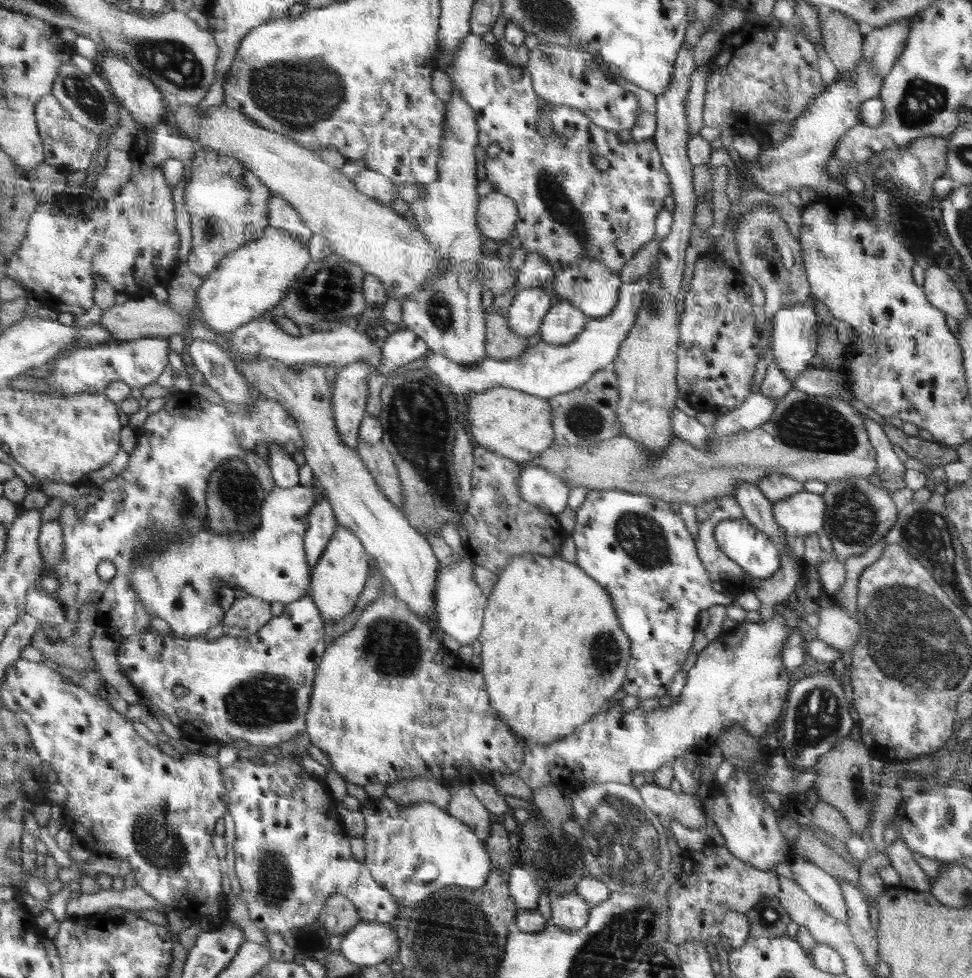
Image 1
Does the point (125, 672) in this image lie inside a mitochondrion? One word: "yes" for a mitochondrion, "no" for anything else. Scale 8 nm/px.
no

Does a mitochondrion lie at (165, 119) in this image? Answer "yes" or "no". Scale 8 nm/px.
no

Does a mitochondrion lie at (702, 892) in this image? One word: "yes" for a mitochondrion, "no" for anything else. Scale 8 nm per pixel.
no

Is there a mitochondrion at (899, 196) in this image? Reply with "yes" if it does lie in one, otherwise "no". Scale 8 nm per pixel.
no

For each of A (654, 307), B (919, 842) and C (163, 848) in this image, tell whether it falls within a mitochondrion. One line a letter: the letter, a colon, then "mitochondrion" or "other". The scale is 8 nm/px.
A: mitochondrion
B: other
C: mitochondrion

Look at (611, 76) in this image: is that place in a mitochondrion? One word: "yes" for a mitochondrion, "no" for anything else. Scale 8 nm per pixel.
no

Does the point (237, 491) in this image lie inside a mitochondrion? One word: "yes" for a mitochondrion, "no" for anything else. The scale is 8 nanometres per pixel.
yes

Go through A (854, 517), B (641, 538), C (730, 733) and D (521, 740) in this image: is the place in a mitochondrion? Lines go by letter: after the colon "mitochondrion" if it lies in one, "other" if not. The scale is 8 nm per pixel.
A: mitochondrion
B: mitochondrion
C: other
D: other

